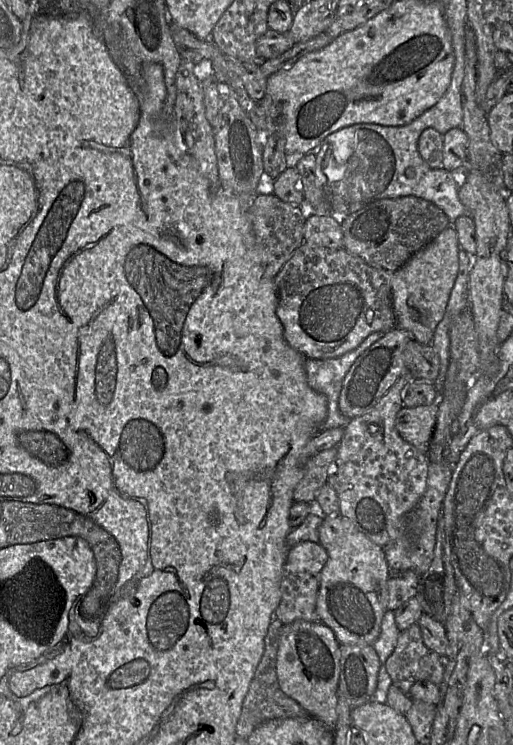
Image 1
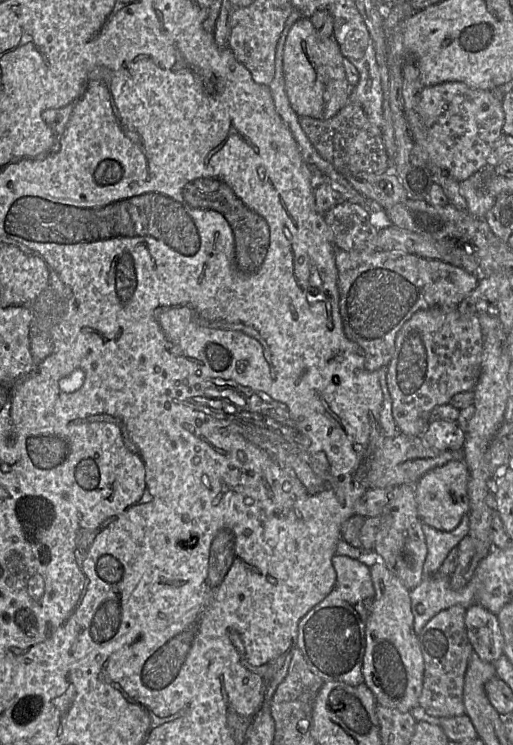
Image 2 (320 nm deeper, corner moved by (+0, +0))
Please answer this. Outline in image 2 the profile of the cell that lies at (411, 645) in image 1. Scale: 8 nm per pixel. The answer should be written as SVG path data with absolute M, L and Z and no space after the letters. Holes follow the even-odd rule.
M462 606L448 607L432 617L417 635L424 660L423 686L418 702L430 716L445 718L465 714L464 676L473 652L465 630L465 611Z

